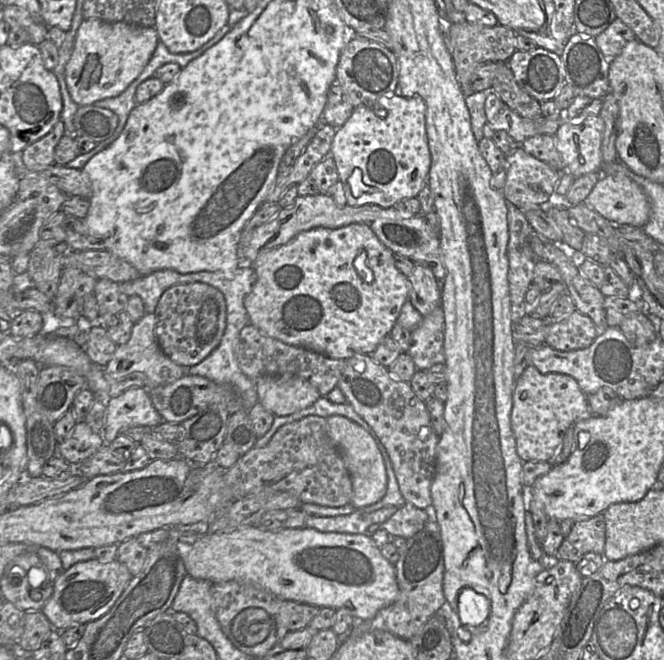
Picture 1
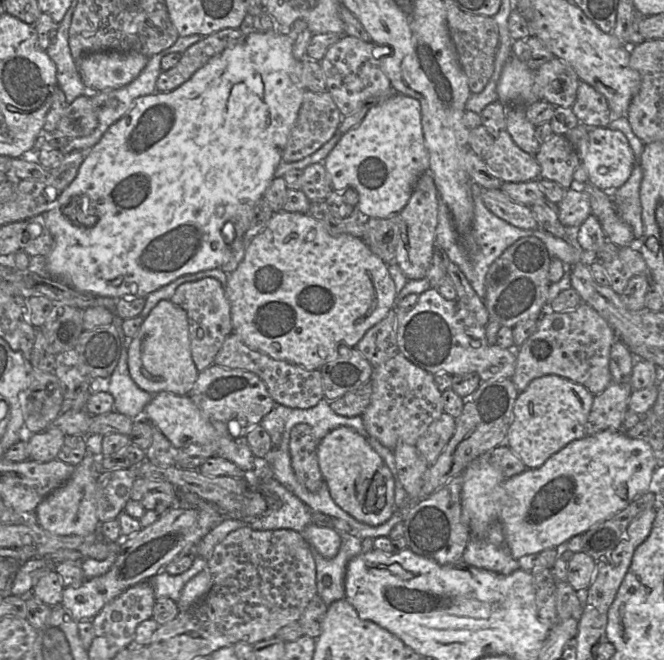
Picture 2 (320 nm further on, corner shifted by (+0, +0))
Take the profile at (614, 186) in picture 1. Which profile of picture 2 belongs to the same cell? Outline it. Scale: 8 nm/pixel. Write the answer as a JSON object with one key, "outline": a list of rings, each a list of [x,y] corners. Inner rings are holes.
{"outline":[[[568,188],[557,207],[559,221],[565,227],[579,227],[592,214],[589,197],[582,189]]]}

